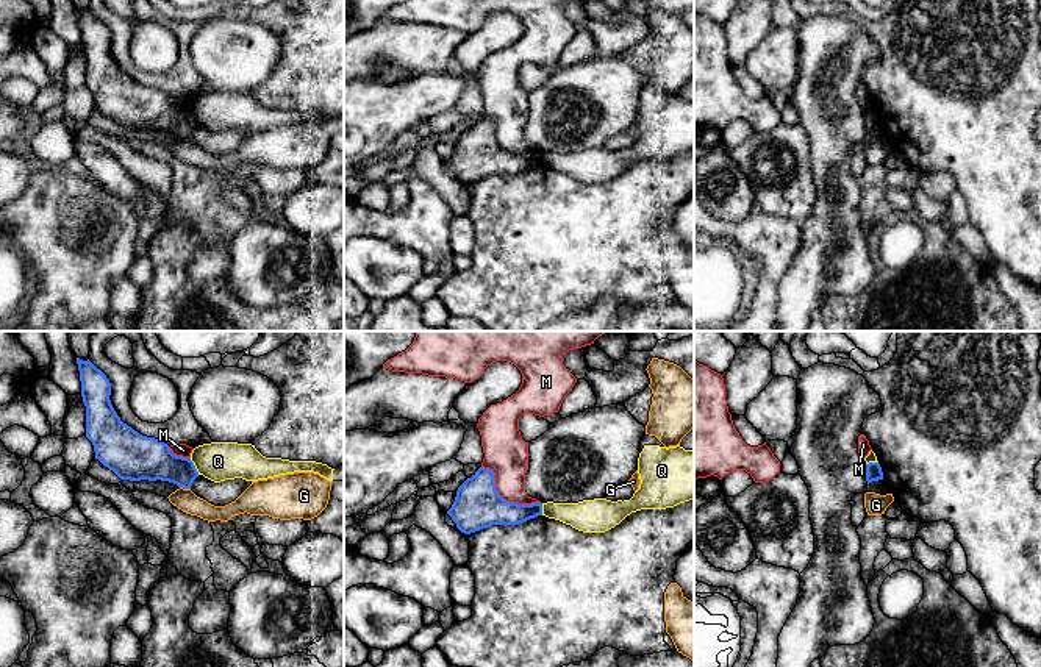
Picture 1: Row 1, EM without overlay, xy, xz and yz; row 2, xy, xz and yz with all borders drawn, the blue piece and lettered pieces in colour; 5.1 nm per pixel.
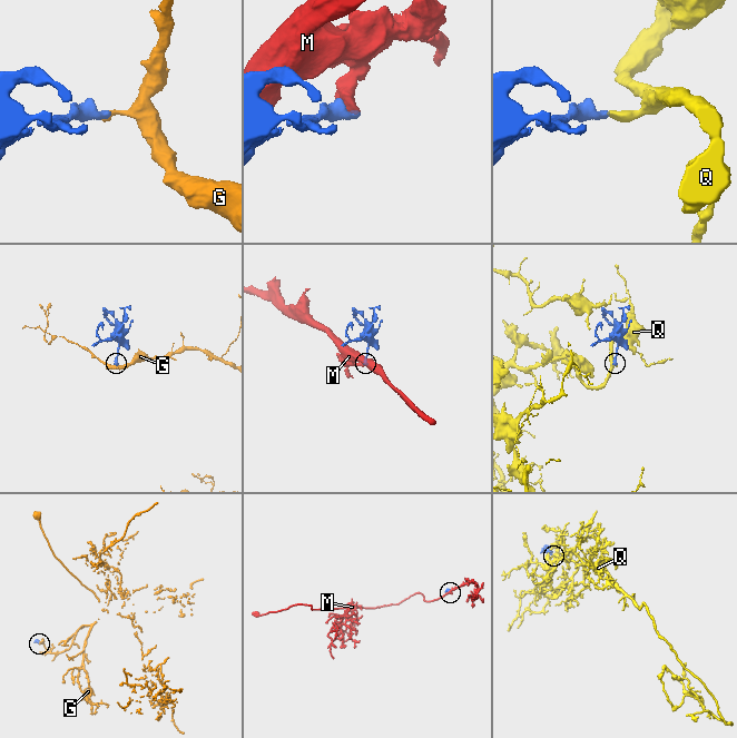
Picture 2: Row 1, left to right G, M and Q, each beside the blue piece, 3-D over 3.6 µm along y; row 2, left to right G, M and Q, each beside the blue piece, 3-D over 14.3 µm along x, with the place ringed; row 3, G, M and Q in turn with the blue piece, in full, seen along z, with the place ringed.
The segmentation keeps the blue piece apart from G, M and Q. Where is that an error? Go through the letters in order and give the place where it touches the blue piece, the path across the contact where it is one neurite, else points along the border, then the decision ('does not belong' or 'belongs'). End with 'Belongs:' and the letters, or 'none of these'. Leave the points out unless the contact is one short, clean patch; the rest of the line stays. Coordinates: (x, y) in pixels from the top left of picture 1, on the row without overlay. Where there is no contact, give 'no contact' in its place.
G: contact xy (185, 138); border xy (180, 136), (189, 139); does not belong
M: contact xz (502, 149); border xz (482, 116), (493, 122), (504, 149), (540, 152); does not belong
Q: contact xy (194, 116); border xy (189, 108), (199, 124); does not belong
Belongs: none of these

